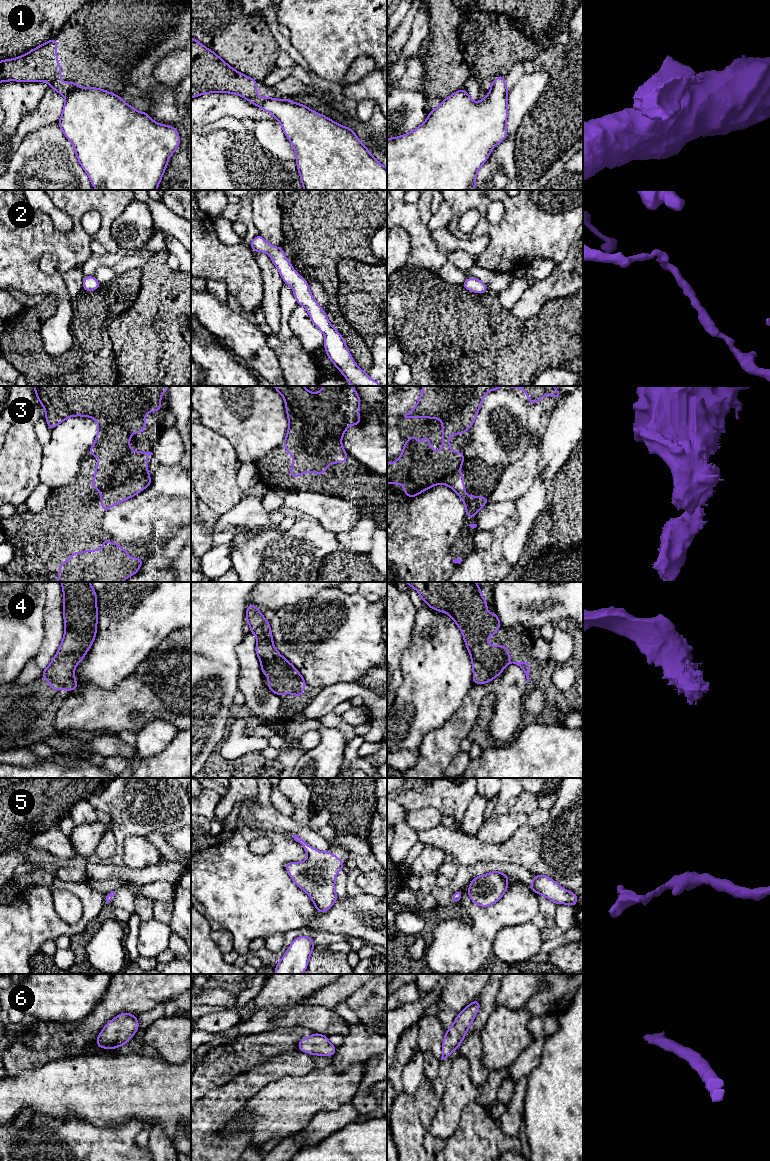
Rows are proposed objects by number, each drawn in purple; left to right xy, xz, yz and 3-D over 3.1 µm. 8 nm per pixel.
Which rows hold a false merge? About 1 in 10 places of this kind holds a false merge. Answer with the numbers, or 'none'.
1

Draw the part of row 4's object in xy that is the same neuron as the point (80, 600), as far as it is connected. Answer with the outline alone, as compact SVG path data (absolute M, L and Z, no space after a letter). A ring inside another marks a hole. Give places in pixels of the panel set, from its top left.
M61 582L61 585L64 595L65 633L56 655L49 666L42 671L40 677L50 682L51 690L71 690L74 692L78 686L74 677L74 669L91 648L97 633L97 595L90 582Z

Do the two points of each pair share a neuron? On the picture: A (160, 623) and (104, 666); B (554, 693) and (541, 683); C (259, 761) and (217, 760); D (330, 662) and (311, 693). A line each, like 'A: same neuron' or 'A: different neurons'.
A: same neuron
B: same neuron
C: same neuron
D: different neurons

